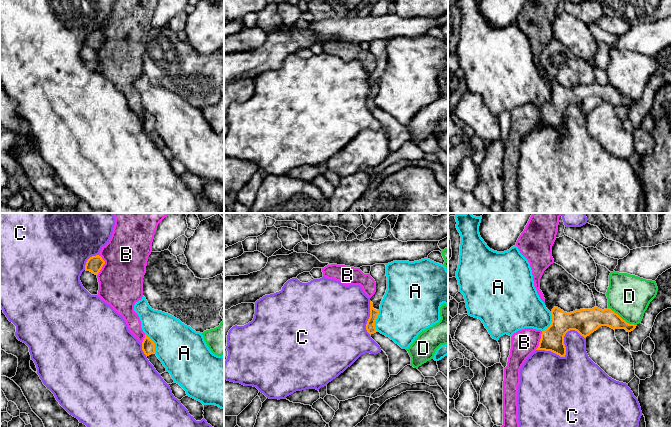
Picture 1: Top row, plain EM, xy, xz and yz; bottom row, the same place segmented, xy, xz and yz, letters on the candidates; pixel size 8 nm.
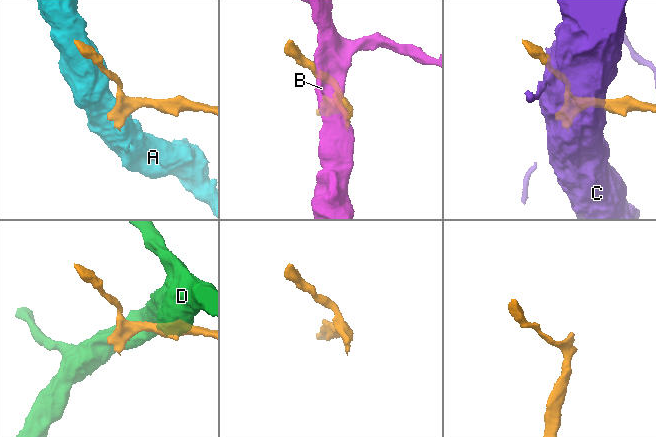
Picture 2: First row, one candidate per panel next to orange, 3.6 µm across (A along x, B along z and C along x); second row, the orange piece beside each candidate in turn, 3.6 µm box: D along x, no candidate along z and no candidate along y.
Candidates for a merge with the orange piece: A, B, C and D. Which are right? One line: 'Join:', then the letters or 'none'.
Join: none

